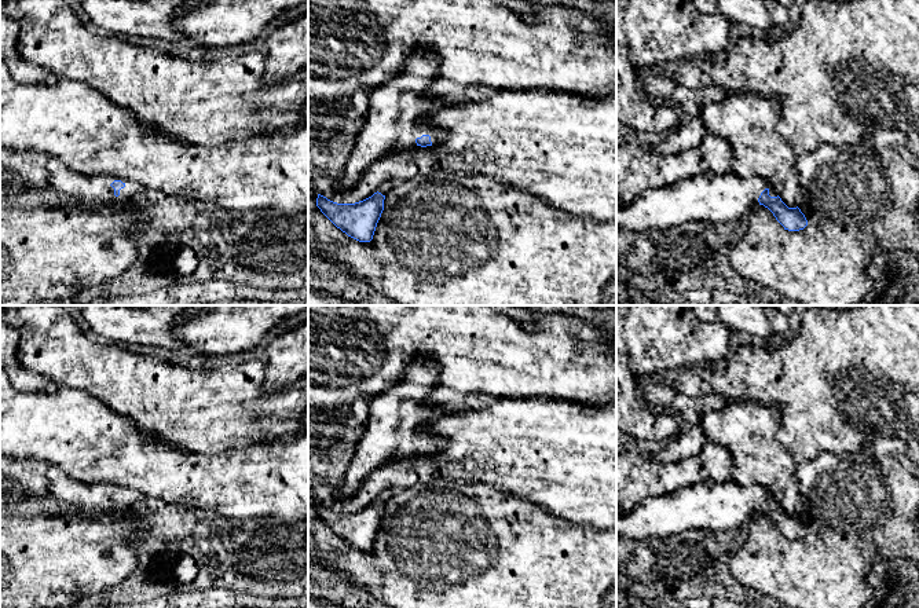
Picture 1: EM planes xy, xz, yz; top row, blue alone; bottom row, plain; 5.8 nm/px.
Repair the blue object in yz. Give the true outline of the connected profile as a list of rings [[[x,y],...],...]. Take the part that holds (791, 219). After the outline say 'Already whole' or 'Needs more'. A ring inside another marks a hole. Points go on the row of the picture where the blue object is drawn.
[[[729,172],[725,175],[699,173],[675,184],[642,193],[626,206],[616,208],[616,230],[667,231],[686,221],[726,223],[739,220],[758,205],[768,208],[784,230],[799,231],[808,226],[801,209],[788,208],[766,180],[758,176],[742,177]]]. Needs more

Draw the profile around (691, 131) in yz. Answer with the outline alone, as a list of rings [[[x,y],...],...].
[[[681,105],[680,121],[666,140],[649,147],[658,154],[673,155],[698,147],[709,133],[696,109]]]

